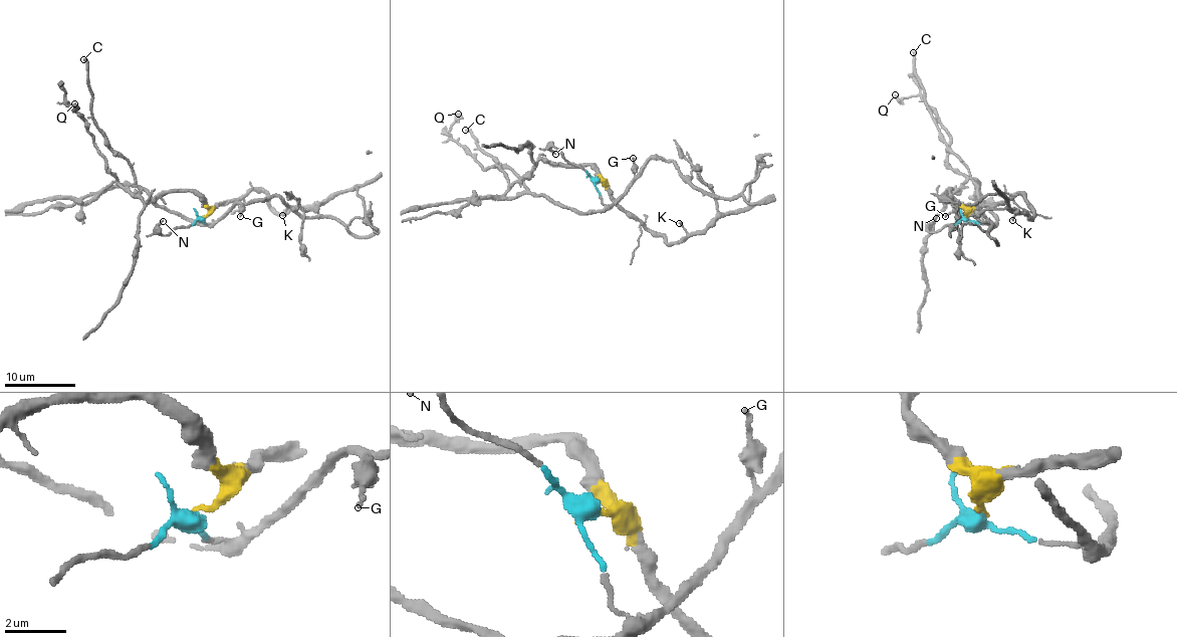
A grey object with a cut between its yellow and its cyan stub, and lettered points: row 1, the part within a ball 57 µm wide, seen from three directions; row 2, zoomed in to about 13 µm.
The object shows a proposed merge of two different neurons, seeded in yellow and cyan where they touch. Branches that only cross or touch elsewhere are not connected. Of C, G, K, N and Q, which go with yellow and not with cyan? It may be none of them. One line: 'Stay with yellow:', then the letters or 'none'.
Stay with yellow: K, Q

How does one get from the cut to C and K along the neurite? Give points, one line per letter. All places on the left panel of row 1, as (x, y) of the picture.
C: (202, 217), (208, 225), (160, 208), (136, 183), (133, 168), (108, 146), (92, 116), (84, 59)
K: (202, 217), (214, 206), (238, 202), (253, 190), (261, 190), (277, 211), (284, 213), (290, 208), (281, 216)

